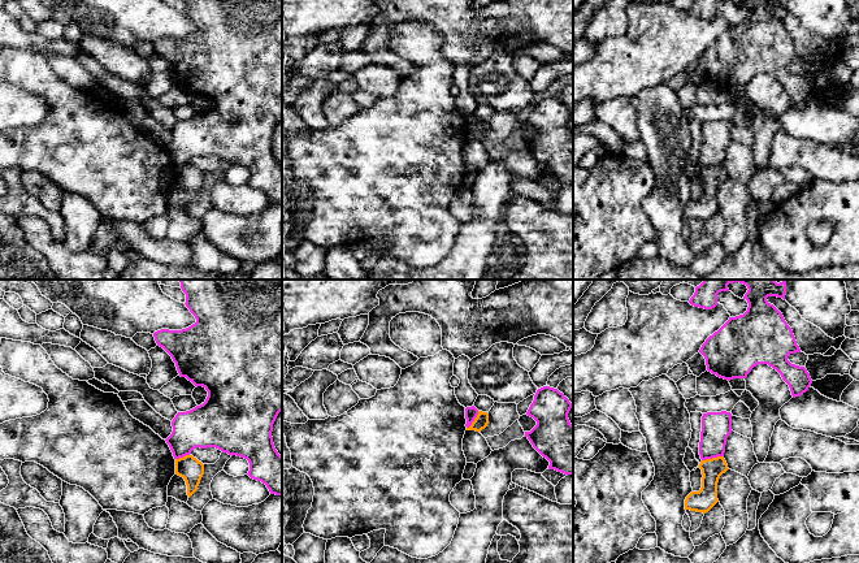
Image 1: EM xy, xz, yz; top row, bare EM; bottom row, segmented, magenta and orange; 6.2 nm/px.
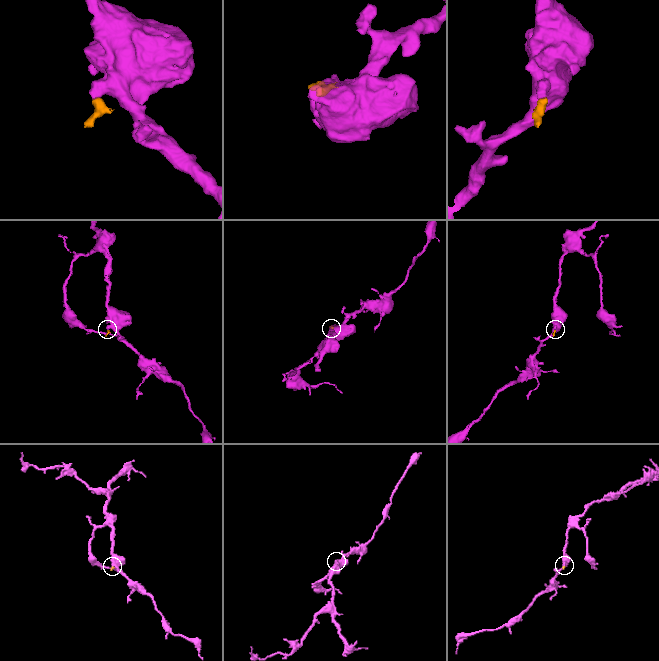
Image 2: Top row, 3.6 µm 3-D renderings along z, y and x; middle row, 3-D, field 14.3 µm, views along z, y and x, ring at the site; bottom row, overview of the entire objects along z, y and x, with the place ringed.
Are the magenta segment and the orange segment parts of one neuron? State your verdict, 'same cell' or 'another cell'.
another cell

